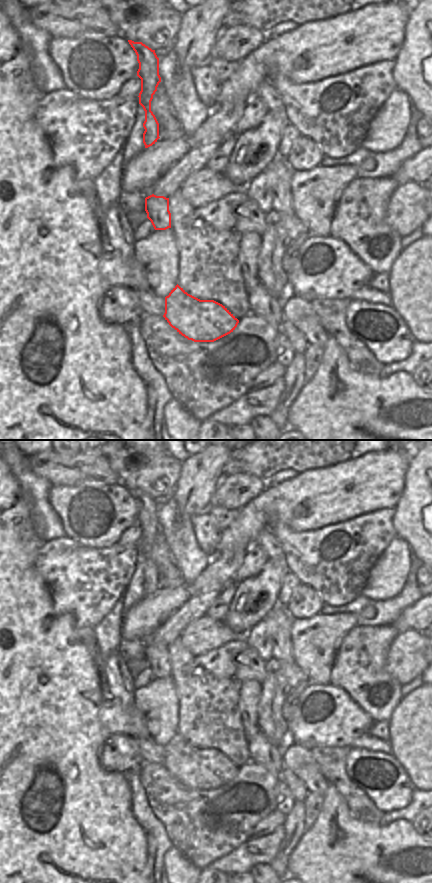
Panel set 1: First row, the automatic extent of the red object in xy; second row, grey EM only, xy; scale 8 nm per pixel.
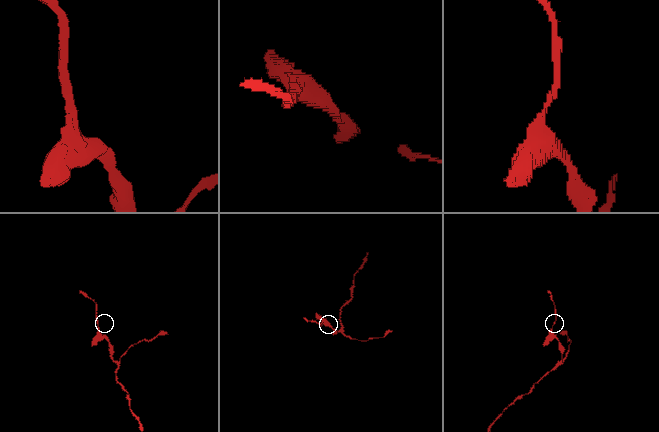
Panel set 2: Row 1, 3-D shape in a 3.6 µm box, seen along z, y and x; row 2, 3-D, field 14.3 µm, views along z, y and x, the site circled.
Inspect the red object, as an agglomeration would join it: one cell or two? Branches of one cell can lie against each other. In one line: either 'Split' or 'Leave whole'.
Leave whole.

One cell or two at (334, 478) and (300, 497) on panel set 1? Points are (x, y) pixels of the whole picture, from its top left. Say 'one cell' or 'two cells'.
one cell

